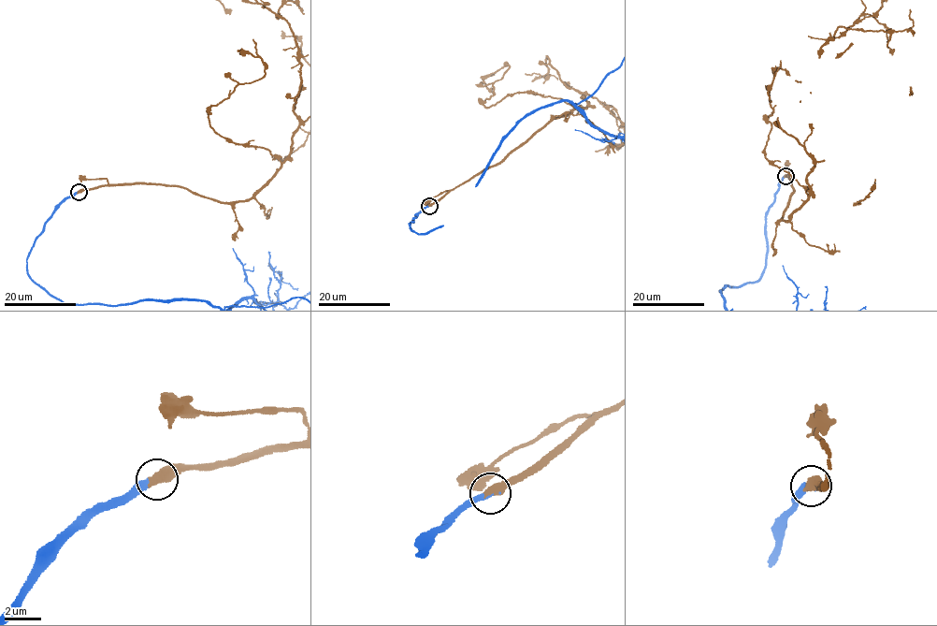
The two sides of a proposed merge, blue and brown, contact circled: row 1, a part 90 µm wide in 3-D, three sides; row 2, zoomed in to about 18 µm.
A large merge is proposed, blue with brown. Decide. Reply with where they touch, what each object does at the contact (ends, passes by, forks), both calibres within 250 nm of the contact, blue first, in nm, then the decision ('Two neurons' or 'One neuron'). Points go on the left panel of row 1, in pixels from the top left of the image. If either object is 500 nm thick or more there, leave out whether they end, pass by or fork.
Place: (79, 192). Thickness 280 nm (blue) against 600 nm. One neuron

